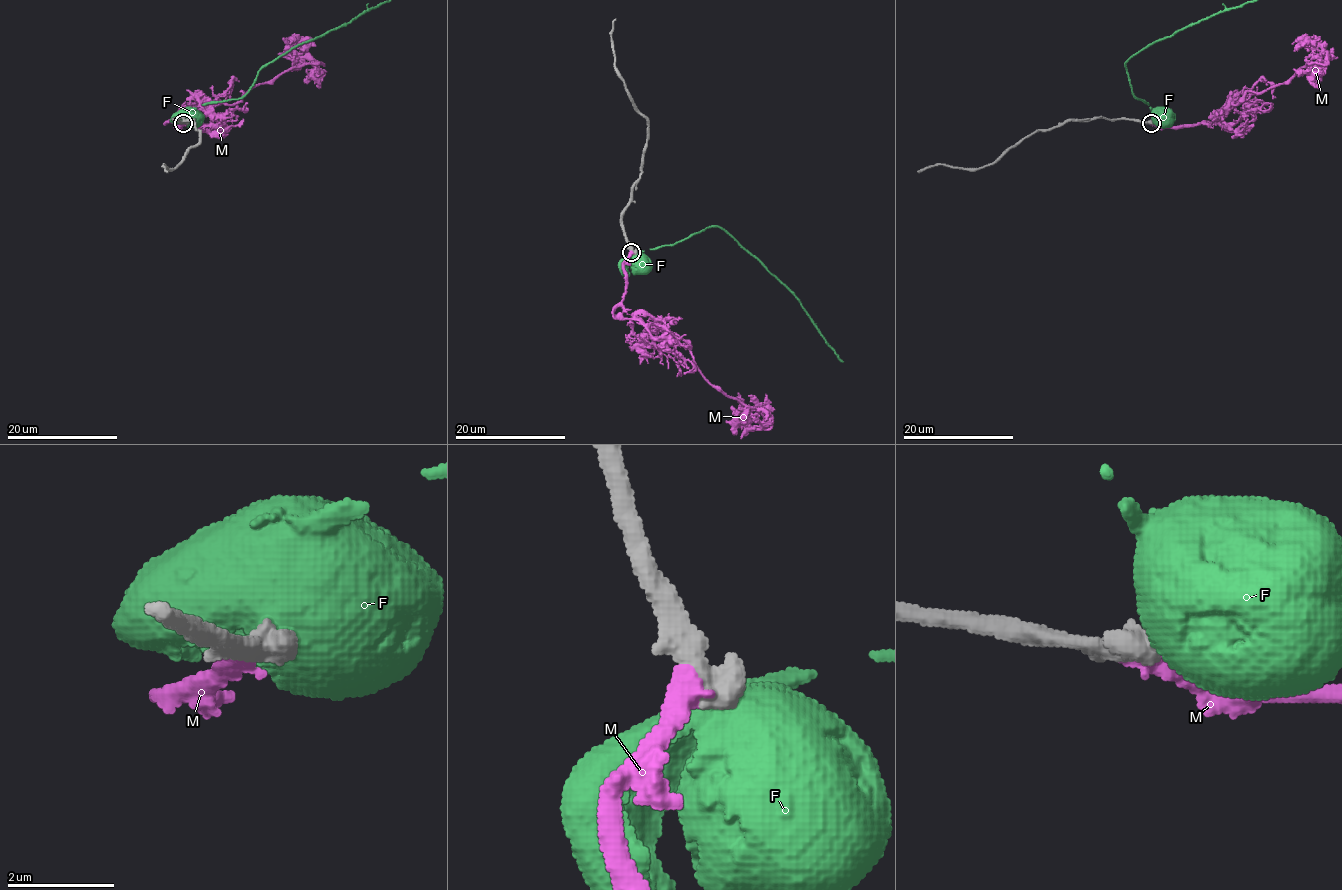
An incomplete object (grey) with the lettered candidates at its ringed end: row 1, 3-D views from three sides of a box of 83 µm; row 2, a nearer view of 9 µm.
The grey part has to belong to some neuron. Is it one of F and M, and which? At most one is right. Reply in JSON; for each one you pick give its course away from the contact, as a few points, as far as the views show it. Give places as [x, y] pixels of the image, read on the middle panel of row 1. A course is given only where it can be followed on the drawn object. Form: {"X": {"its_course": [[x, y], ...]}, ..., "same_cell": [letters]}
{"M": {"its_course": [[633, 252], [621, 314], [649, 316], [682, 338], [696, 369], [742, 405], [737, 413], [753, 406], [748, 395]]}, "same_cell": ["M"]}

